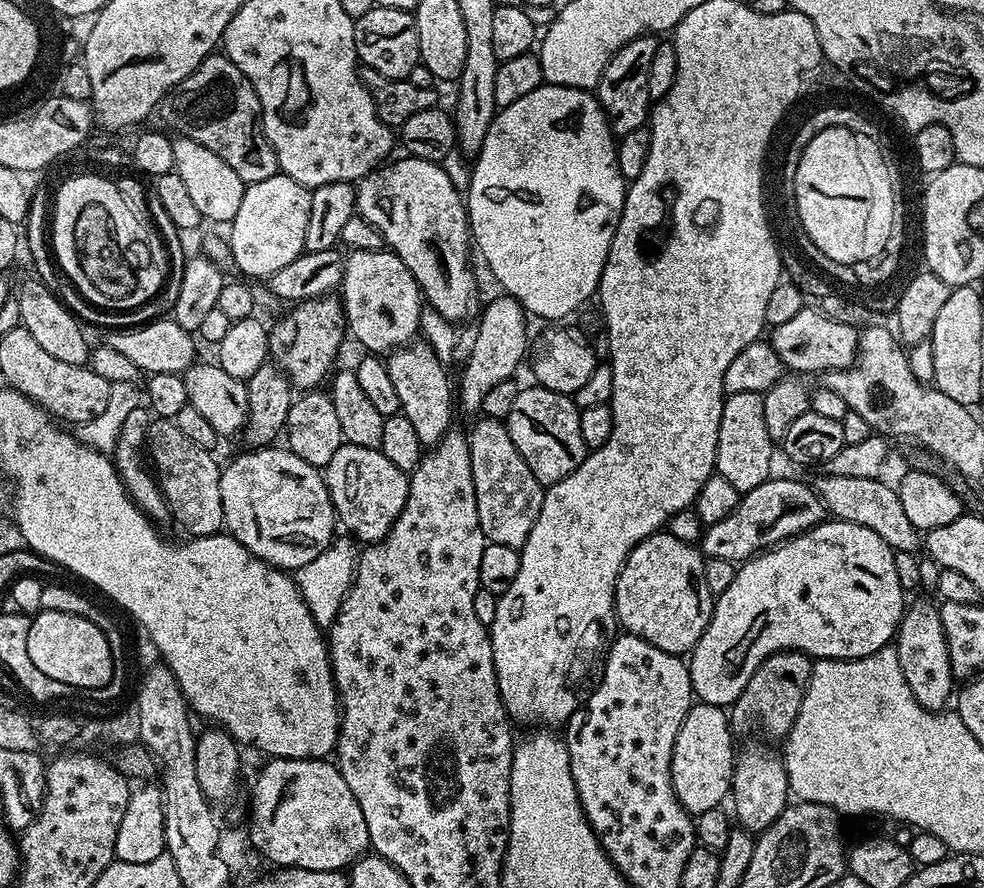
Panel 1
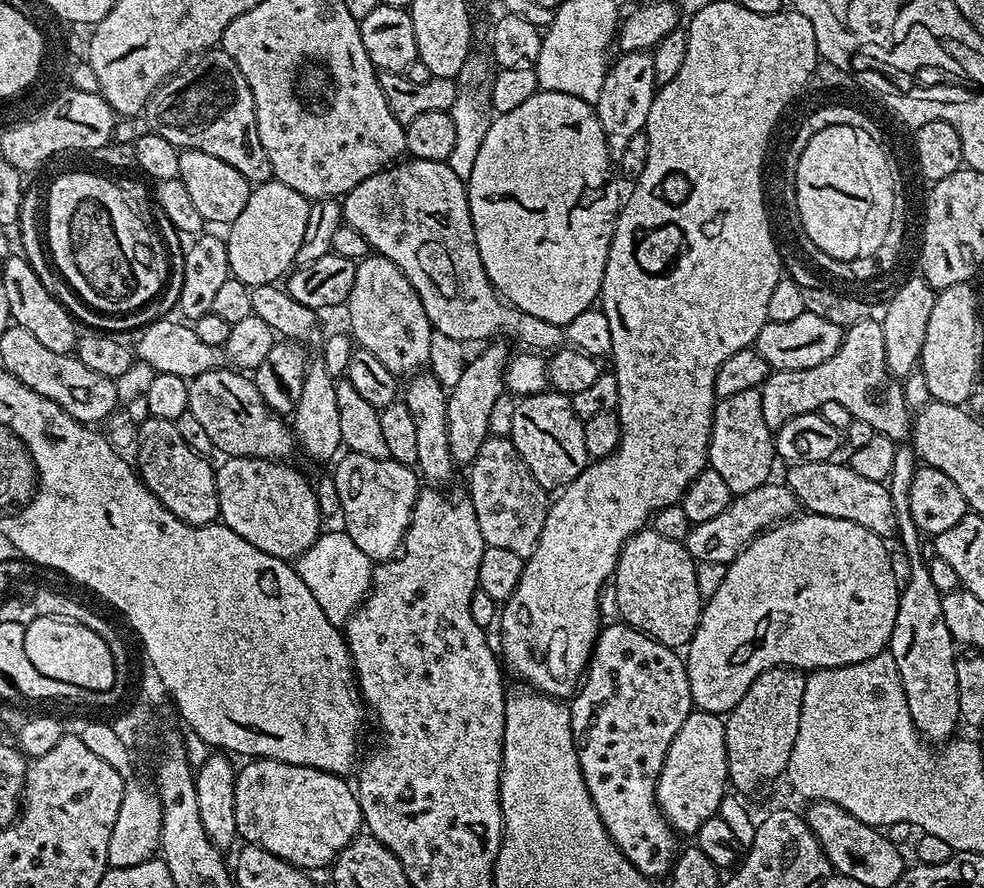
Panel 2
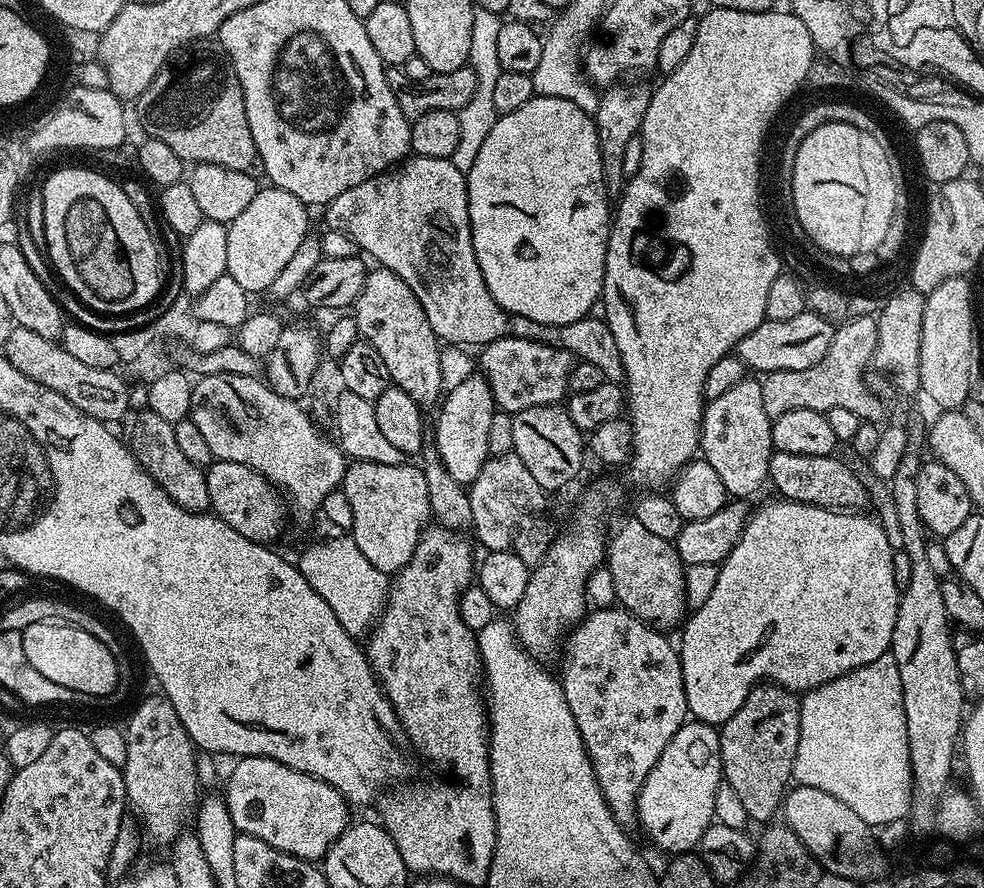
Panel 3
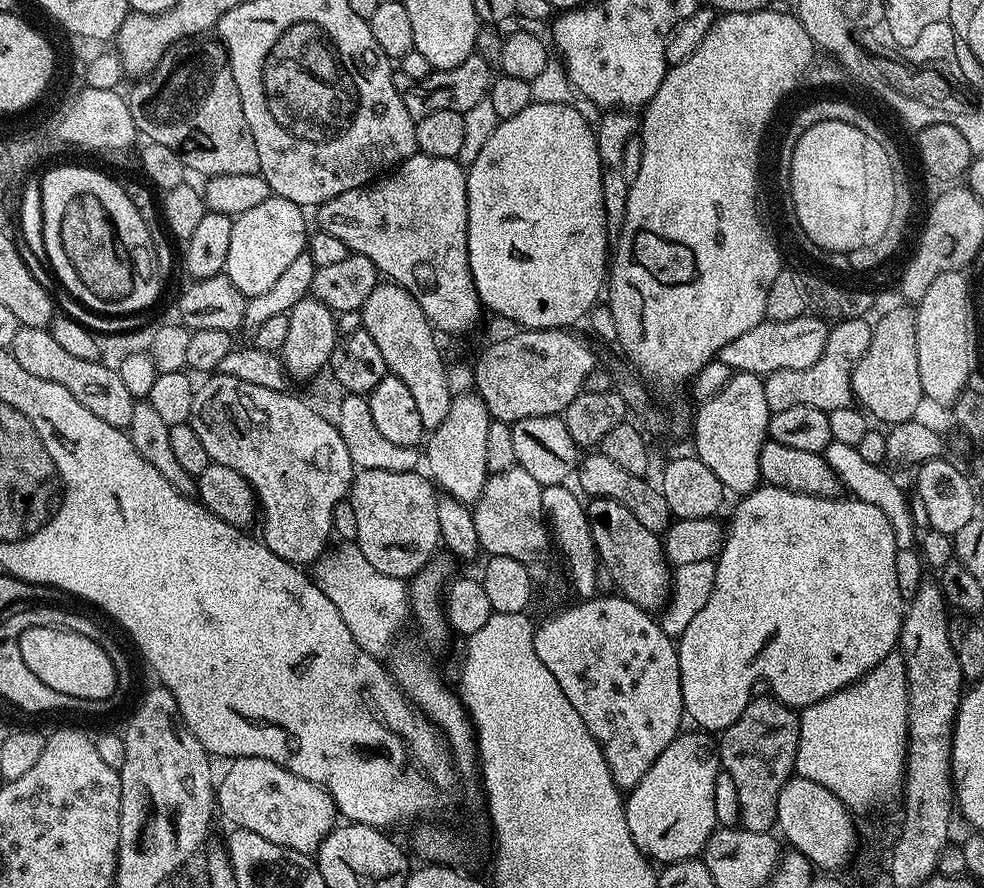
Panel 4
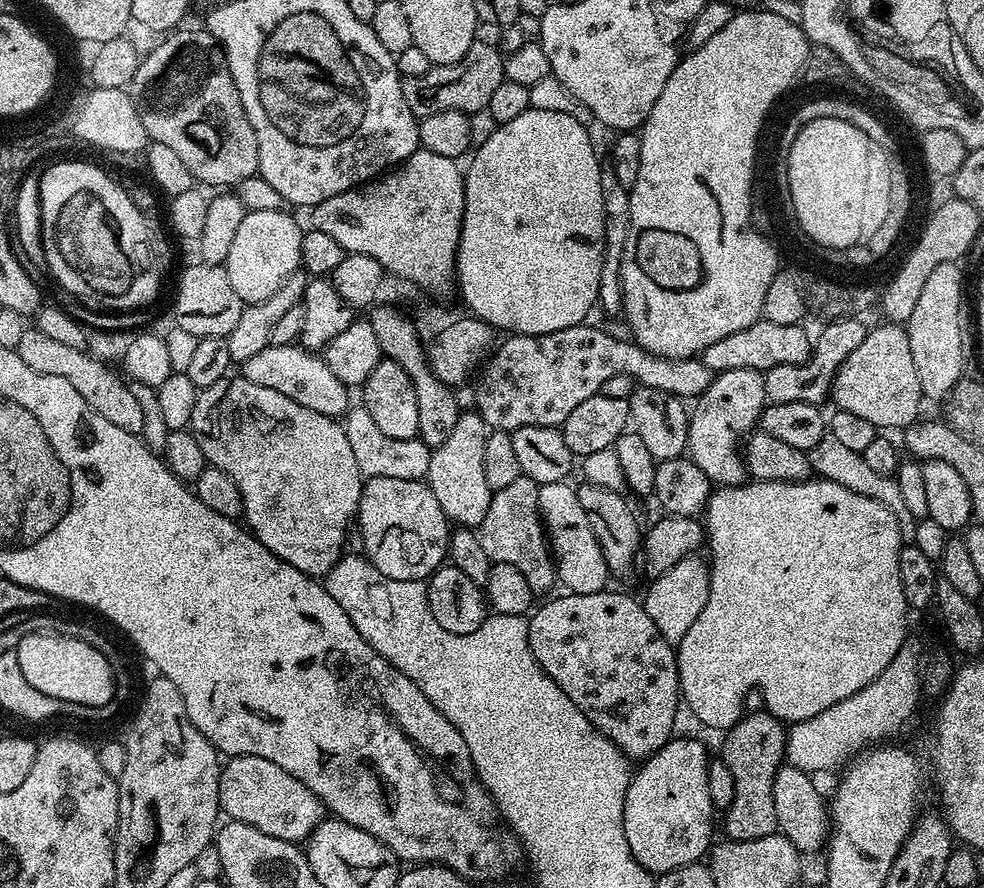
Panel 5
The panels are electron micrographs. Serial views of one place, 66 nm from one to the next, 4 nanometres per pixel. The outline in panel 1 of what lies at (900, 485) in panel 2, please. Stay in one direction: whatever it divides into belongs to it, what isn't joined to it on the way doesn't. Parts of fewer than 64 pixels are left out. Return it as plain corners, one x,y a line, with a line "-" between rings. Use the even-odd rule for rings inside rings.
916,600
913,604
911,601
910,606
905,607
900,626
896,629
894,647
898,662
902,665
902,674
906,674
906,686
910,686
910,694
914,694
917,702
929,712
941,711
947,705
944,703
953,699
954,677
939,607
928,600

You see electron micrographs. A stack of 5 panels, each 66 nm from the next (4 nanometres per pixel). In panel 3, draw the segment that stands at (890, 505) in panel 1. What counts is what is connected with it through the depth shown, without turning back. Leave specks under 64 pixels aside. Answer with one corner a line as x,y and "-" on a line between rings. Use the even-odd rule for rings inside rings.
773,453
768,467
769,481
791,503
818,505
833,510
856,510
866,502
866,488
859,476
835,455

